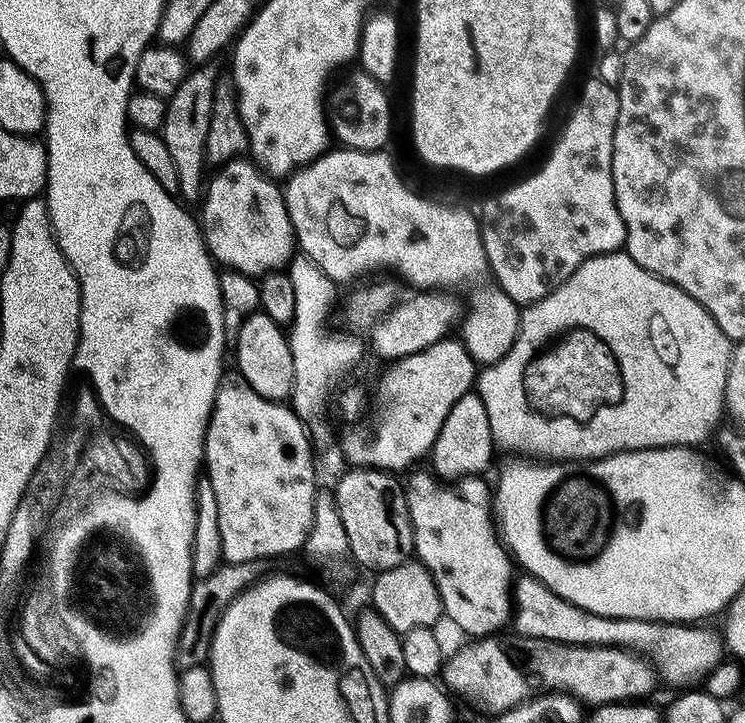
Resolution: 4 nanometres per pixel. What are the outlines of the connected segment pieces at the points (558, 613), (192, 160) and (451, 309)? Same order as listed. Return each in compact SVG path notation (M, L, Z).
M527 574L521 575L514 584L514 625L515 631L521 636L538 638L539 640L551 640L553 644L575 644L583 646L586 644L610 644L617 648L627 648L643 654L654 665L659 679L665 685L686 686L690 680L698 676L703 677L709 673L717 664L721 663L722 644L708 632L703 632L703 627L689 626L684 622L657 622L654 620L622 620L614 616L599 616L593 612L582 610L554 594L538 578Z
M209 62L193 67L188 77L174 90L172 96L167 97L168 109L164 119L162 135L166 147L174 158L174 166L178 169L179 195L183 203L188 206L199 205L206 191L206 134L210 134L210 114L214 110L214 90L216 81L222 75L219 63Z
M422 290L414 297L397 303L391 310L370 330L370 344L373 352L386 362L395 362L402 357L416 354L427 346L432 346L445 339L451 328L459 321L462 307L453 293L444 290Z

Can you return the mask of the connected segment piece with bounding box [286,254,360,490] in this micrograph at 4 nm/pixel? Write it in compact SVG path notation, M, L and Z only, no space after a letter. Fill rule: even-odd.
M303 254L293 255L287 269L290 282L294 282L294 318L286 335L290 354L294 358L294 390L290 397L290 407L298 419L307 429L307 434L312 441L312 451L316 462L314 478L321 489L335 489L336 483L345 474L346 461L344 451L340 449L339 439L328 430L328 399L333 399L340 379L355 366L360 360L360 344L352 336L331 336L328 333L328 315L332 312L332 303L336 300L337 285L328 275L314 263L310 257Z

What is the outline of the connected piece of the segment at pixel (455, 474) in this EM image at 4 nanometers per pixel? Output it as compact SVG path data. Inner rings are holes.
M467 392L462 398L454 402L450 414L446 414L446 422L442 422L442 430L434 442L430 453L431 467L435 475L448 482L455 482L462 476L484 474L488 463L492 460L494 445L490 418L486 414L486 406L482 402L479 392Z

